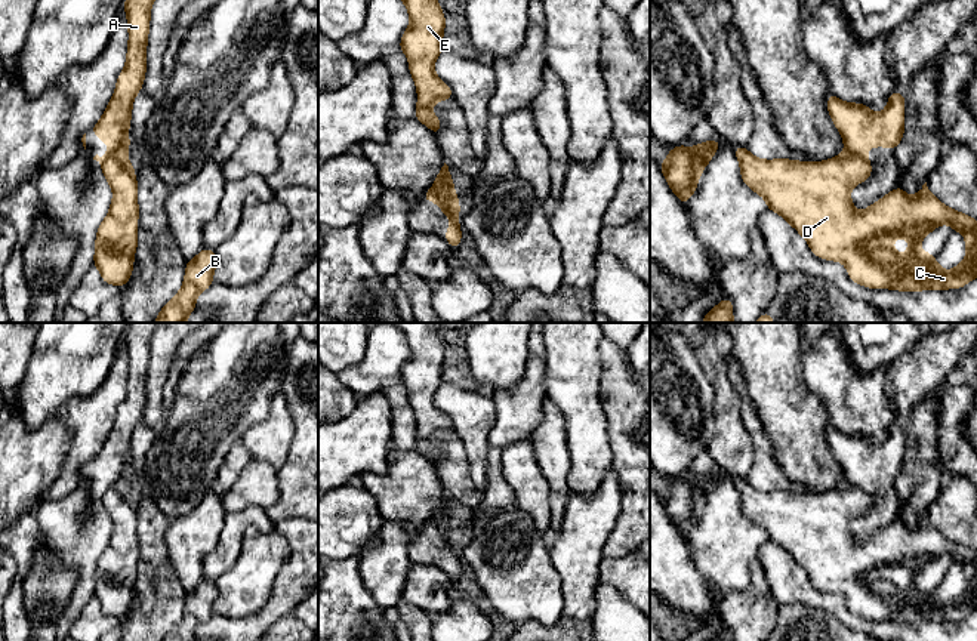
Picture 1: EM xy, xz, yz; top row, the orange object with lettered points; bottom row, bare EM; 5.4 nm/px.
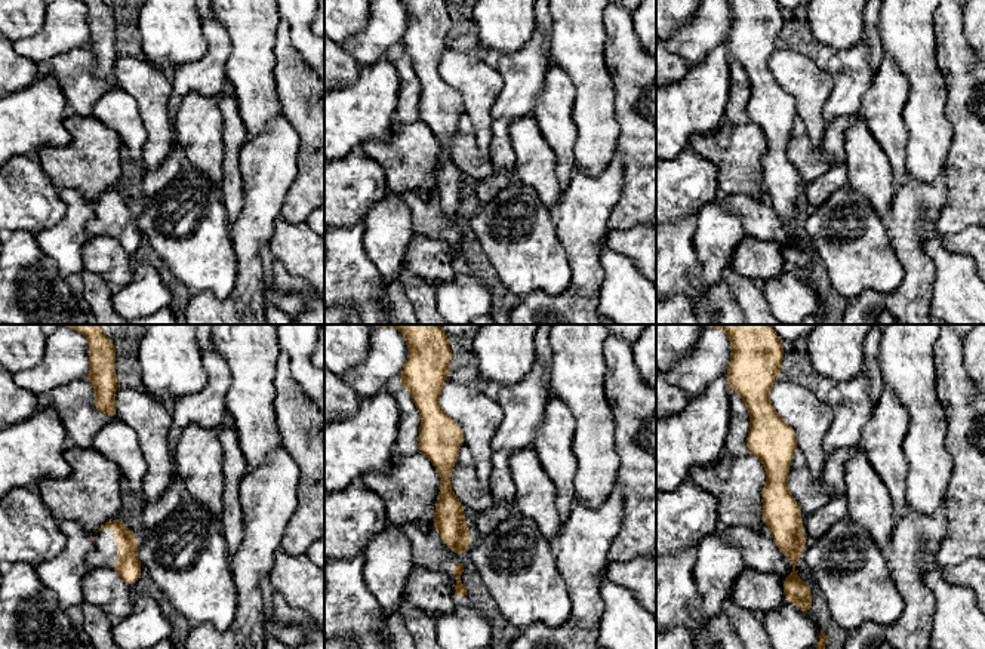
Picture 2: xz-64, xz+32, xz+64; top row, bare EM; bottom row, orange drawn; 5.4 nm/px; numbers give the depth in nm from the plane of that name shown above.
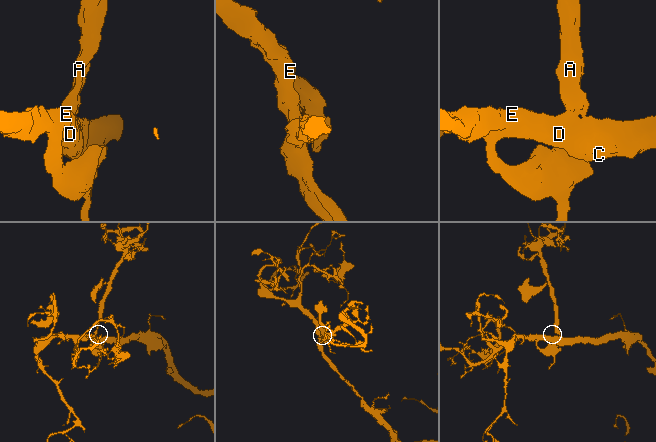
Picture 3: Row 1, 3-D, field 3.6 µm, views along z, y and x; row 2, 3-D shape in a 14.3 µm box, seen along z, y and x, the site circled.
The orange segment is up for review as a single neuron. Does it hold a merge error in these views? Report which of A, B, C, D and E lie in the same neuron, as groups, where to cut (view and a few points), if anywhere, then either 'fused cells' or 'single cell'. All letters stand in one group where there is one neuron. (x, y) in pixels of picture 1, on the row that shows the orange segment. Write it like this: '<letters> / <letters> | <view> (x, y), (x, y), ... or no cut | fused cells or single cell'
A / B C D E | xz (432, 188), (441, 203), (458, 207) | fused cells

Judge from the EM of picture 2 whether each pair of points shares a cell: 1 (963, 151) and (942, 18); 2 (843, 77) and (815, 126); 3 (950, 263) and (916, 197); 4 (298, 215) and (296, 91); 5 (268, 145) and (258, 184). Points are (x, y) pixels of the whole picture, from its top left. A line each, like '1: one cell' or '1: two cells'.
1: one cell
2: two cells
3: two cells
4: one cell
5: one cell

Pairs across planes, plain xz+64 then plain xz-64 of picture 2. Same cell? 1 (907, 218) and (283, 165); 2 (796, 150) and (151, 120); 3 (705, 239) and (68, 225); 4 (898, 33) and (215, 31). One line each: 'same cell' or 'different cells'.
1: same cell
2: different cells
3: same cell
4: different cells

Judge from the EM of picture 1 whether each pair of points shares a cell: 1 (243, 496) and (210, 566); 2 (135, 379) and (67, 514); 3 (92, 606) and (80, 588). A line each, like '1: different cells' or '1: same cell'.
1: different cells
2: same cell
3: different cells

